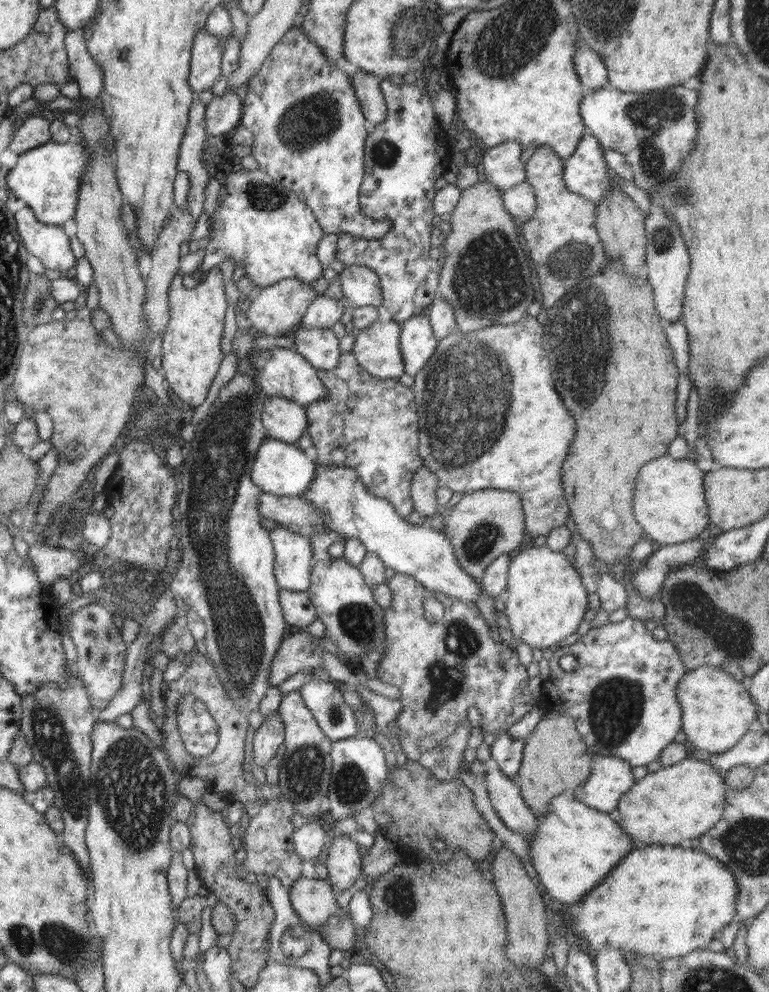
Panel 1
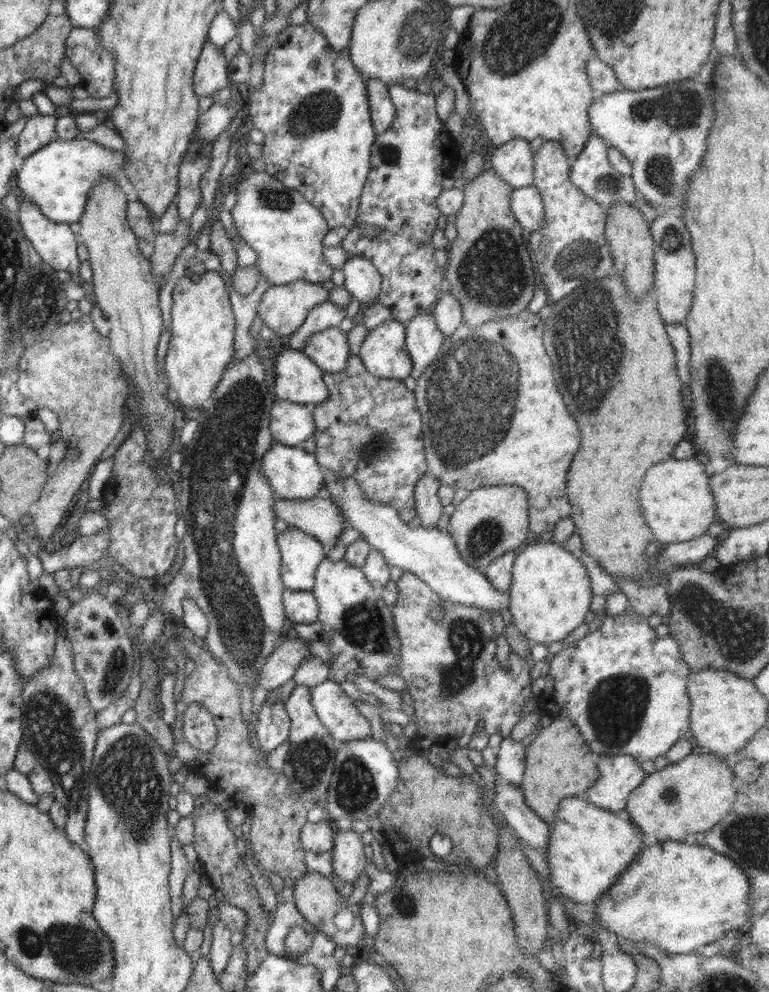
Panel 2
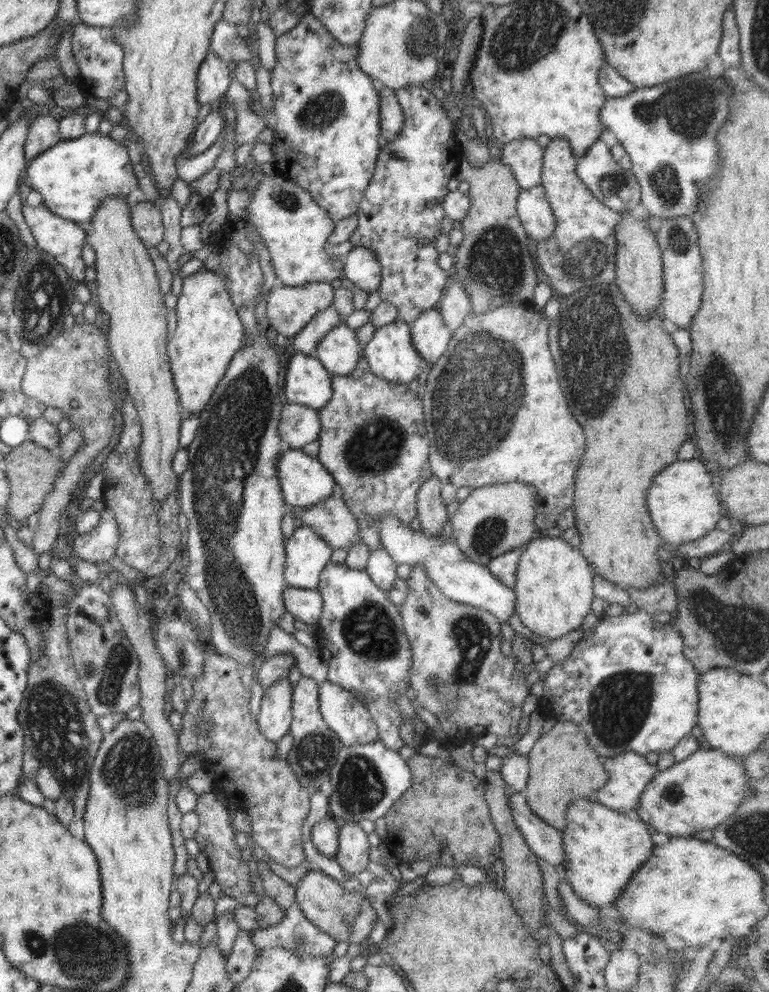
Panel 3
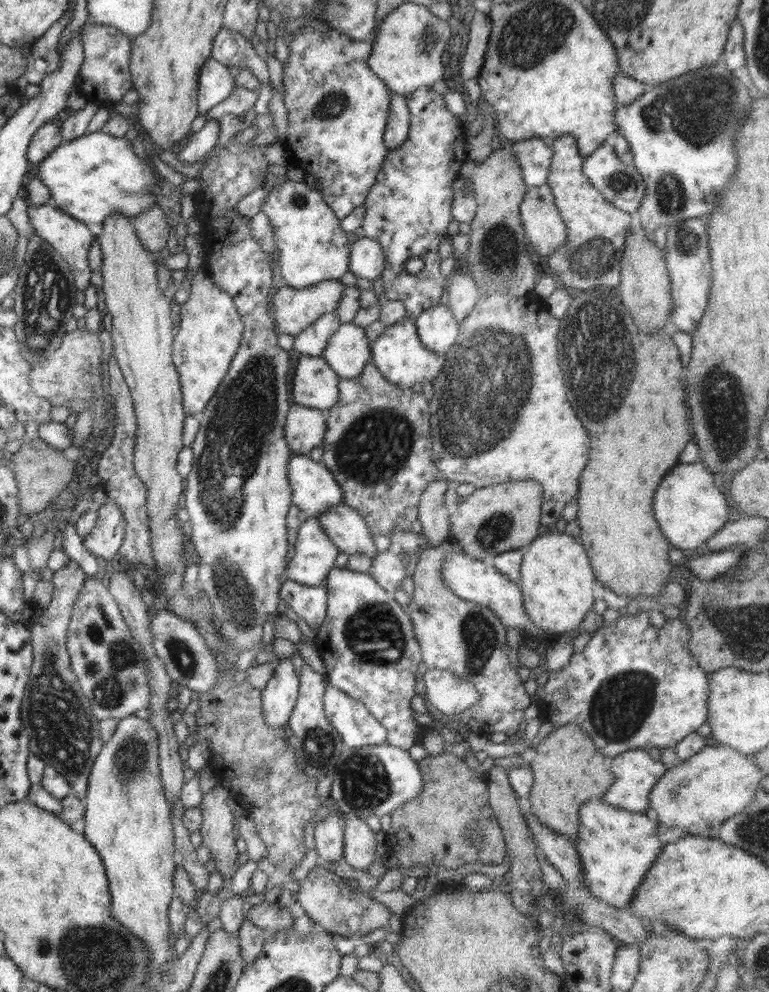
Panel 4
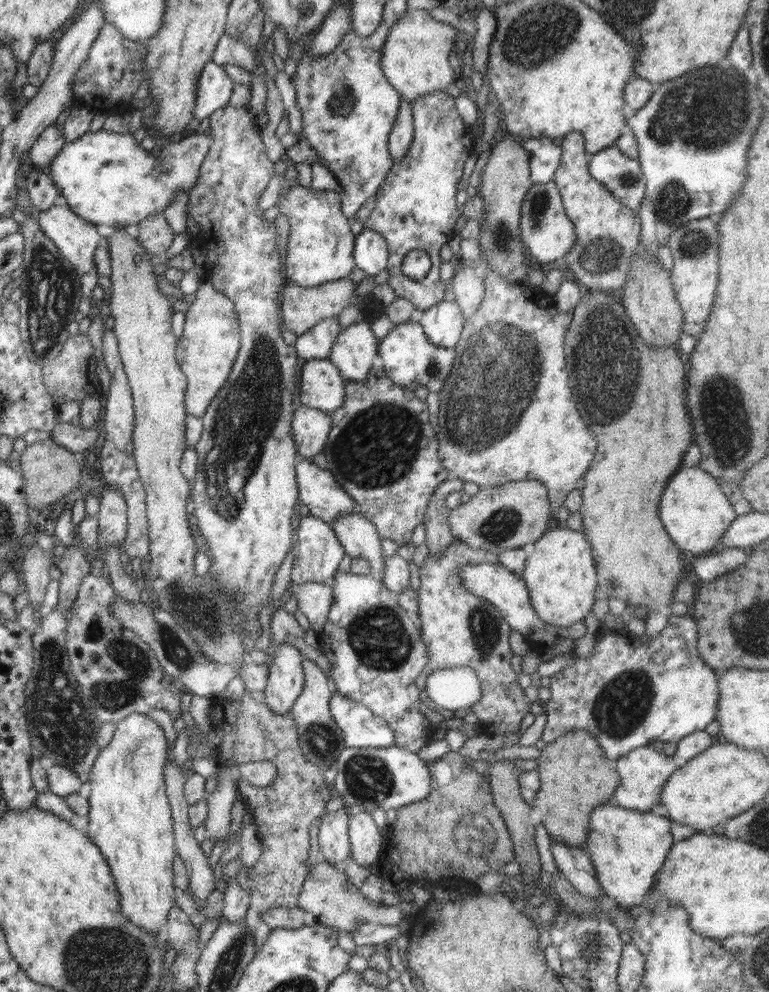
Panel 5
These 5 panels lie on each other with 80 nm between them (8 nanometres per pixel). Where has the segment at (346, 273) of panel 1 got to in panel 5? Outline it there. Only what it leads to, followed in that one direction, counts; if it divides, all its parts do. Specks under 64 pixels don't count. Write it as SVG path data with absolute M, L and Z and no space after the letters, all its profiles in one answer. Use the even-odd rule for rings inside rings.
M367 228L363 229L355 236L352 256L356 268L364 270L367 277L376 276L380 270L387 268L388 243L381 234Z

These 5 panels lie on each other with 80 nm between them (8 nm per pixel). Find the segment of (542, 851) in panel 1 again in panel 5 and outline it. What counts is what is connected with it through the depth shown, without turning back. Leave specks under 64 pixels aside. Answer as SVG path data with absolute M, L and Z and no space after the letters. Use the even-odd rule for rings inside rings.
M607 802L590 816L586 848L596 869L602 892L616 900L619 908L631 909L644 904L651 891L656 873L664 866L672 848L672 821L652 812L627 810Z

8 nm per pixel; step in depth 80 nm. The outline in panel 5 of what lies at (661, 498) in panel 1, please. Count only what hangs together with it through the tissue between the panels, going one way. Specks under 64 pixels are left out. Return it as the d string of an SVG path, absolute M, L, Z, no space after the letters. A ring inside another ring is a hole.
M699 466L680 468L666 484L659 504L660 518L672 542L693 556L719 550L718 544L727 526L737 517L730 497L722 492L719 480Z

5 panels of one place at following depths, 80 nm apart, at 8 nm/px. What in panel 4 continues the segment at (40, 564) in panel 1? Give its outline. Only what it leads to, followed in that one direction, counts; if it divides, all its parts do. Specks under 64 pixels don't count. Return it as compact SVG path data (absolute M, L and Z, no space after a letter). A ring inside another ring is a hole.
M111 499L102 505L102 507L95 507L97 511L96 526L84 538L84 546L96 558L104 558L104 560L112 560L117 562L117 555L121 547L125 535L125 520L120 510L120 507Z

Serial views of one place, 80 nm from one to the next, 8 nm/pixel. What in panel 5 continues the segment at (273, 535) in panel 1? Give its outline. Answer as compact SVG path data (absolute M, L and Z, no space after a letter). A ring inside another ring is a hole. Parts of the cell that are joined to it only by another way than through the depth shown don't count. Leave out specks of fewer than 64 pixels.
M303 512L298 527L298 544L296 546L291 580L298 584L331 582L345 555L344 547L340 544L336 533L333 532L331 523Z

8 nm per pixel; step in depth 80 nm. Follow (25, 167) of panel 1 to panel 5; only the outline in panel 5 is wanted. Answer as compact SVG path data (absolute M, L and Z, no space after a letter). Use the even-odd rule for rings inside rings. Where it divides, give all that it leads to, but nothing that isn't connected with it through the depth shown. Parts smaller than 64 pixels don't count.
M100 130L89 131L80 138L67 141L57 152L57 156L49 162L47 168L50 178L57 185L74 214L87 220L96 227L100 237L108 238L116 230L115 226L129 226L138 224L147 216L162 213L178 193L185 193L196 184L199 168L211 145L211 136L208 130L203 134L195 133L184 137L178 143L156 145L156 151L146 151L134 139L134 135L127 133L114 133Z

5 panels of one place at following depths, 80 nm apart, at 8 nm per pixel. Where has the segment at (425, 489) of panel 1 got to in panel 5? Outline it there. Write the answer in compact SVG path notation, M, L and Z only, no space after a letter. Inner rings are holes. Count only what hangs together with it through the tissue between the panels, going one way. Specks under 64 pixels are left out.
M446 478L434 489L429 496L423 523L425 528L425 544L430 555L439 555L456 538L451 533L449 525L450 509L445 503L448 493L461 491L466 481L459 478Z

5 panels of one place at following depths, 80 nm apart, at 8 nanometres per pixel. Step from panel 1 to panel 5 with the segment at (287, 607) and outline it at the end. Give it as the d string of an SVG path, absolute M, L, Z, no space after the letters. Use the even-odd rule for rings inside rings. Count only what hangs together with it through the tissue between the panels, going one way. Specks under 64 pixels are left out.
M294 583L288 586L294 598L297 600L297 607L310 622L310 628L316 632L323 629L324 623L328 620L330 607L333 601L332 585L326 583Z

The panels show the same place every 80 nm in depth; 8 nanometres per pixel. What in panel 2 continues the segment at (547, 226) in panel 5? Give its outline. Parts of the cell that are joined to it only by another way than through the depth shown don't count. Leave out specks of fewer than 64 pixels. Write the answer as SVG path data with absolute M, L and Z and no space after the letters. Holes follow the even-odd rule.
M537 186L514 189L511 194L511 209L523 229L538 230L544 222L544 203Z

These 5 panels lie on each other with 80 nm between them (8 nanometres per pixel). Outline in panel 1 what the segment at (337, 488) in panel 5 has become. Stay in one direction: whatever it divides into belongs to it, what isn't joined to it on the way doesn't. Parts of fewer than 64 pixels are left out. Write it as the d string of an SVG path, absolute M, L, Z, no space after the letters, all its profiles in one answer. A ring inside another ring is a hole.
M275 439L264 440L254 459L250 478L264 493L285 497L300 497L315 477L317 462L308 460L297 445L290 445Z

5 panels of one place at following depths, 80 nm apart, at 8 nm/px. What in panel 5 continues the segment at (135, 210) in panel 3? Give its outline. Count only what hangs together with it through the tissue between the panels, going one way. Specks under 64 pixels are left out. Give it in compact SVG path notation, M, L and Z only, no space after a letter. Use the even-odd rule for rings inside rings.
M156 213L145 218L137 224L137 241L146 249L148 254L163 256L172 244L174 233L166 222L162 213Z

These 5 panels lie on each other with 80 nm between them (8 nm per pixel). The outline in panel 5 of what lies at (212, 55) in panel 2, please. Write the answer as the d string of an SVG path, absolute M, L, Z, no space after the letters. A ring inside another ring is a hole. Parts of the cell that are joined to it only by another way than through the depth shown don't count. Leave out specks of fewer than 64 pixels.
M207 62L200 73L193 116L201 121L215 110L227 106L234 83L224 72L223 65Z

